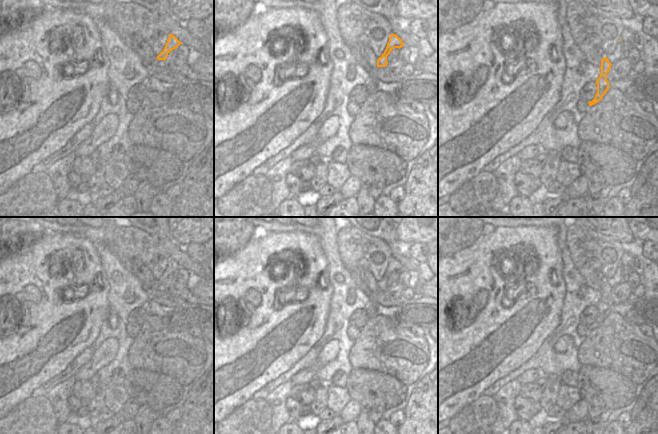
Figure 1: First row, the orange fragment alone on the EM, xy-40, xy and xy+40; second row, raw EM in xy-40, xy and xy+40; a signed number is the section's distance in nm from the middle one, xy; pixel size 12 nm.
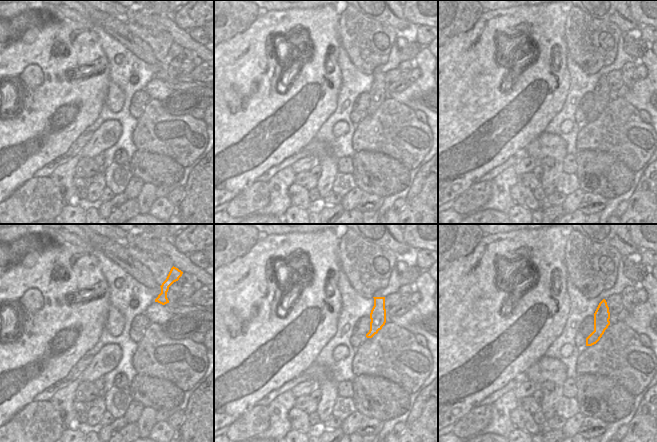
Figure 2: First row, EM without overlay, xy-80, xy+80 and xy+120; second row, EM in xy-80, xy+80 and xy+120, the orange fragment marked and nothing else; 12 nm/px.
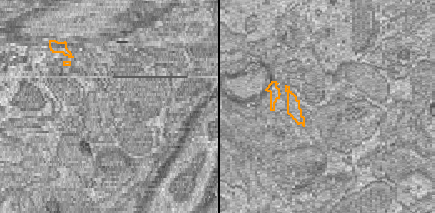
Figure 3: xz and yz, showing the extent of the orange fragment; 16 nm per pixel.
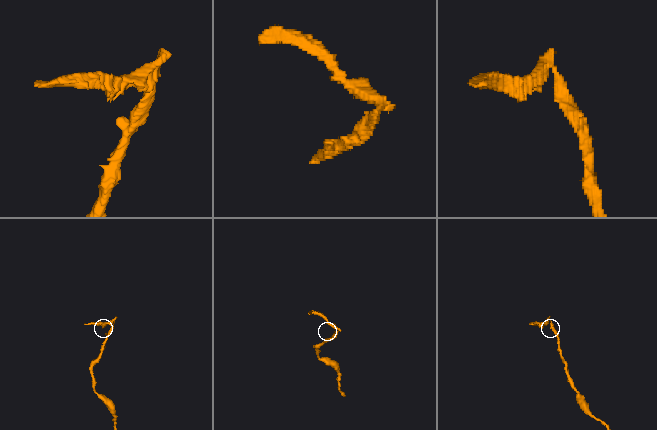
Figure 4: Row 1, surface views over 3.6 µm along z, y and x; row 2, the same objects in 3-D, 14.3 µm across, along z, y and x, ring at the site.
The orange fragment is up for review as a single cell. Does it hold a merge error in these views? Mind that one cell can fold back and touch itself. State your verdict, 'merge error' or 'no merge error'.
merge error

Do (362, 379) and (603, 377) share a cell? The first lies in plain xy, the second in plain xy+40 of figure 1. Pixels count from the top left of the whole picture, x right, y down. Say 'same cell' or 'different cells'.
same cell

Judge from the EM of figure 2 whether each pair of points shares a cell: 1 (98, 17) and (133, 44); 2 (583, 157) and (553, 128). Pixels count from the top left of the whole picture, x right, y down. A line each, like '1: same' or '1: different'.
1: same
2: different

